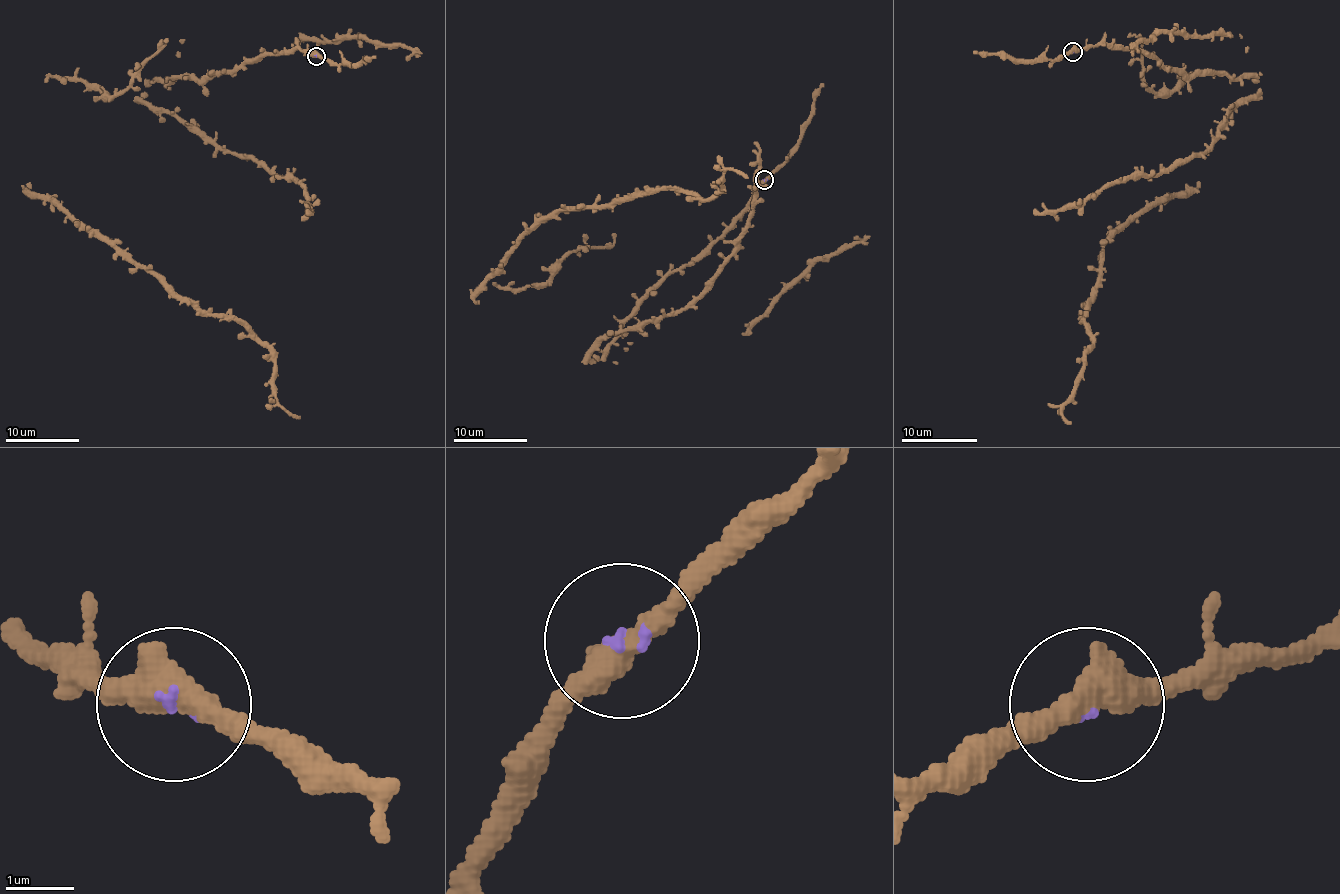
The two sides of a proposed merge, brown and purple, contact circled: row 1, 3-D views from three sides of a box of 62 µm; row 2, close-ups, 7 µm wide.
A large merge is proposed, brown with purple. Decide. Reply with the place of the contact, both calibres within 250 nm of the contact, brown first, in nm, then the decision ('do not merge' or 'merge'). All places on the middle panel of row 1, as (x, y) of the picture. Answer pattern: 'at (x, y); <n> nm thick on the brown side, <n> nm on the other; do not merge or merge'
at (764, 180); 440 nm thick on the brown side, 80 nm on the other; merge

